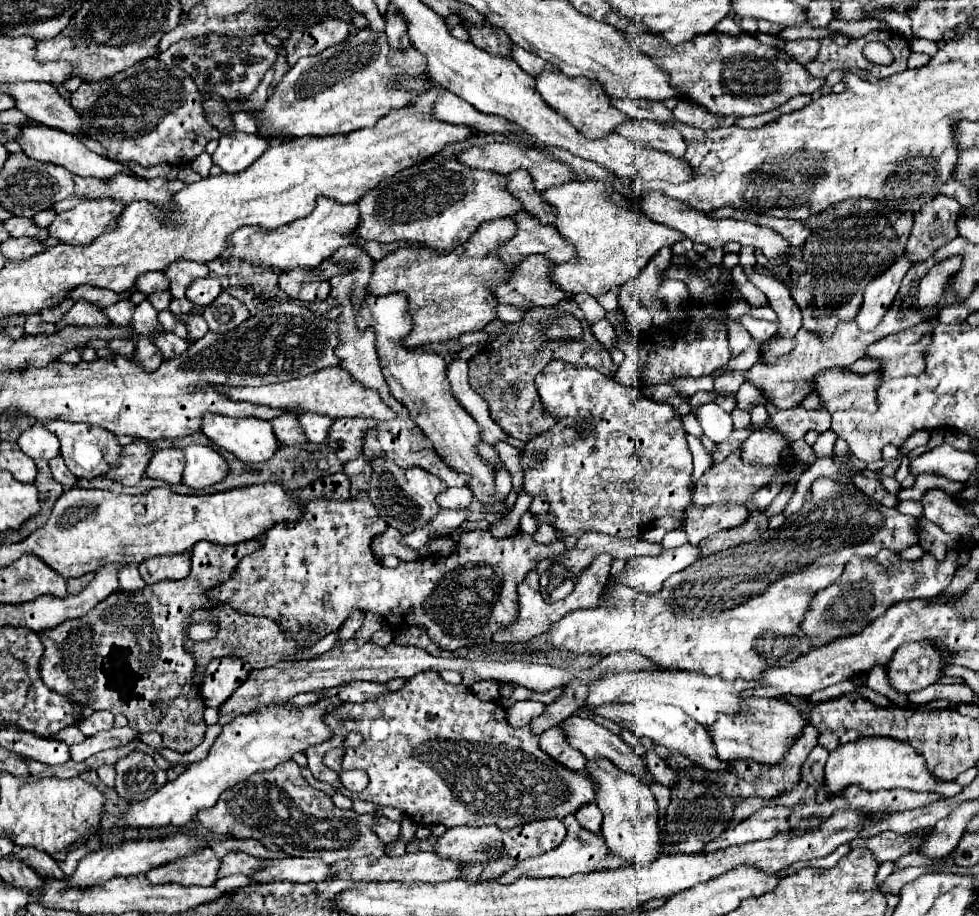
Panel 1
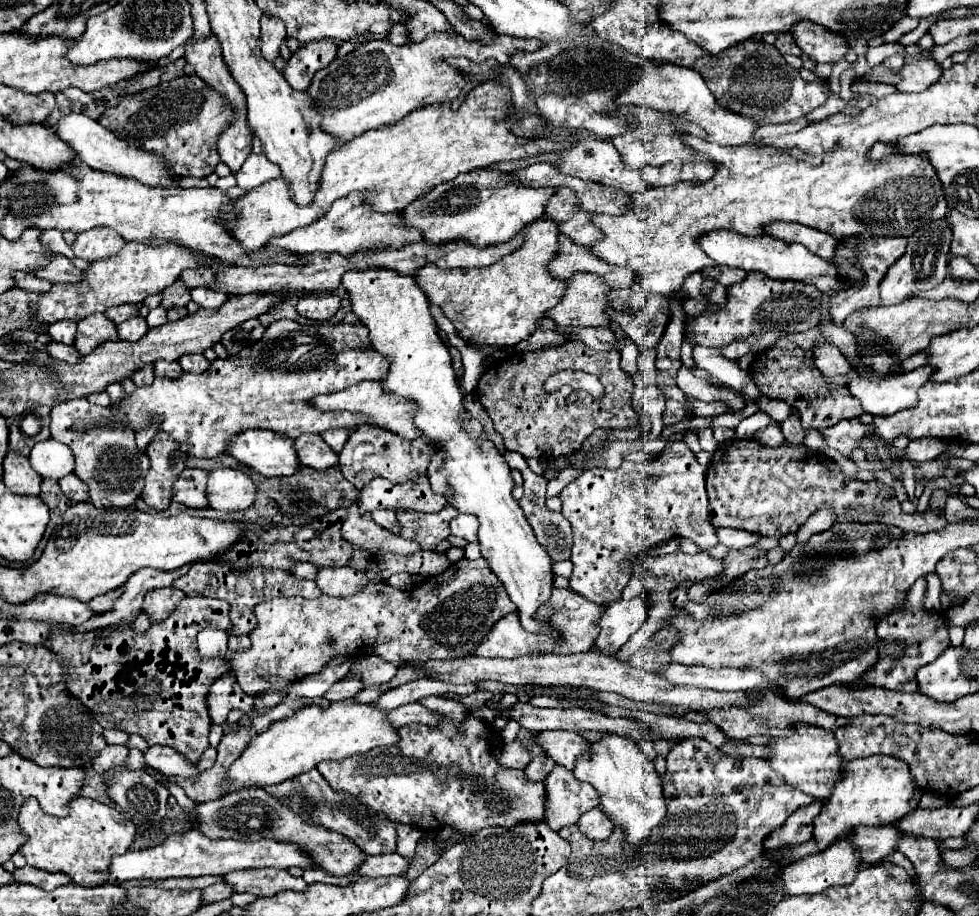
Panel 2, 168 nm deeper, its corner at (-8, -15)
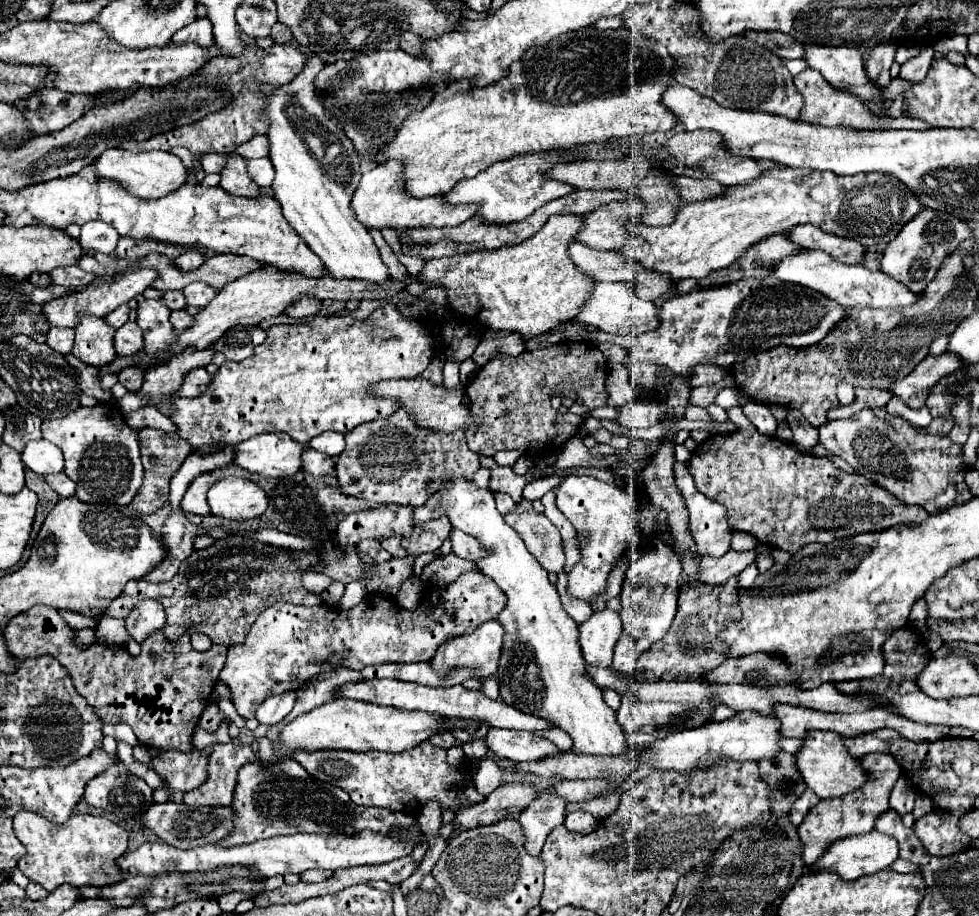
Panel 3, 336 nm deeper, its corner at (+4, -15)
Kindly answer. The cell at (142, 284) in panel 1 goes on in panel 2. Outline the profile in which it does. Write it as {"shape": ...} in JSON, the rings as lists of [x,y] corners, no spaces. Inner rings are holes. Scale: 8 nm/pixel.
{"shape":[[[179,279],[161,293],[161,307],[165,307],[165,309],[185,307],[189,301],[191,301],[191,295],[189,295],[187,287]]]}

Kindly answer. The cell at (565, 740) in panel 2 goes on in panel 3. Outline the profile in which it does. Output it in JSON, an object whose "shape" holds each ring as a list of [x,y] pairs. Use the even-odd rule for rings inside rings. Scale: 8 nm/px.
{"shape":[[[491,727],[483,741],[495,757],[509,759],[509,761],[515,761],[515,763],[537,761],[537,759],[543,759],[543,757],[559,751],[553,743],[549,743],[547,739],[541,739],[541,737],[535,737],[529,731],[513,731],[513,729]]]}

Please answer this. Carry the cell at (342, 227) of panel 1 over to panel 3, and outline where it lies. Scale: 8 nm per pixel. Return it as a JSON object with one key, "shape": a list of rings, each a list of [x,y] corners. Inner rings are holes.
{"shape":[[[379,163],[371,171],[363,173],[361,183],[353,195],[351,207],[365,227],[397,227],[397,229],[413,229],[413,227],[447,227],[459,225],[473,217],[473,207],[453,207],[445,203],[445,195],[433,195],[425,199],[413,199],[413,195],[405,195],[405,177],[401,171],[401,163]]]}

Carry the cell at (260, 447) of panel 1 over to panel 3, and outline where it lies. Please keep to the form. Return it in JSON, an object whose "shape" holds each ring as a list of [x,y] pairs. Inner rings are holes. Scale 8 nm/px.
{"shape":[[[265,433],[251,437],[249,441],[243,441],[237,445],[237,455],[235,455],[235,465],[259,473],[263,477],[289,477],[301,469],[301,451],[305,445],[289,439],[289,435],[283,433]]]}

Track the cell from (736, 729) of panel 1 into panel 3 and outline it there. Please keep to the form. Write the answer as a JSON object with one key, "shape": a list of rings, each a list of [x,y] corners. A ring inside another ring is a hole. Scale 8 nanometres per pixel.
{"shape":[[[809,731],[805,737],[805,747],[795,755],[795,759],[797,759],[797,769],[801,771],[807,787],[813,789],[821,799],[847,795],[849,791],[855,791],[857,787],[869,781],[865,771],[861,771],[859,759],[851,757],[847,747],[843,745],[843,737],[837,733]]]}

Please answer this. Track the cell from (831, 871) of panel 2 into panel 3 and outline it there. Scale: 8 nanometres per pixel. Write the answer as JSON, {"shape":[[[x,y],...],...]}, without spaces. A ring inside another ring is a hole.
{"shape":[[[873,829],[873,831],[869,831],[869,835],[857,835],[857,837],[849,837],[849,839],[841,839],[837,843],[833,843],[833,847],[829,847],[829,851],[815,863],[815,867],[811,867],[811,871],[831,869],[831,871],[837,871],[845,881],[851,881],[851,879],[857,879],[863,875],[873,875],[883,869],[891,869],[891,865],[897,861],[897,857],[899,857],[897,839]]]}

